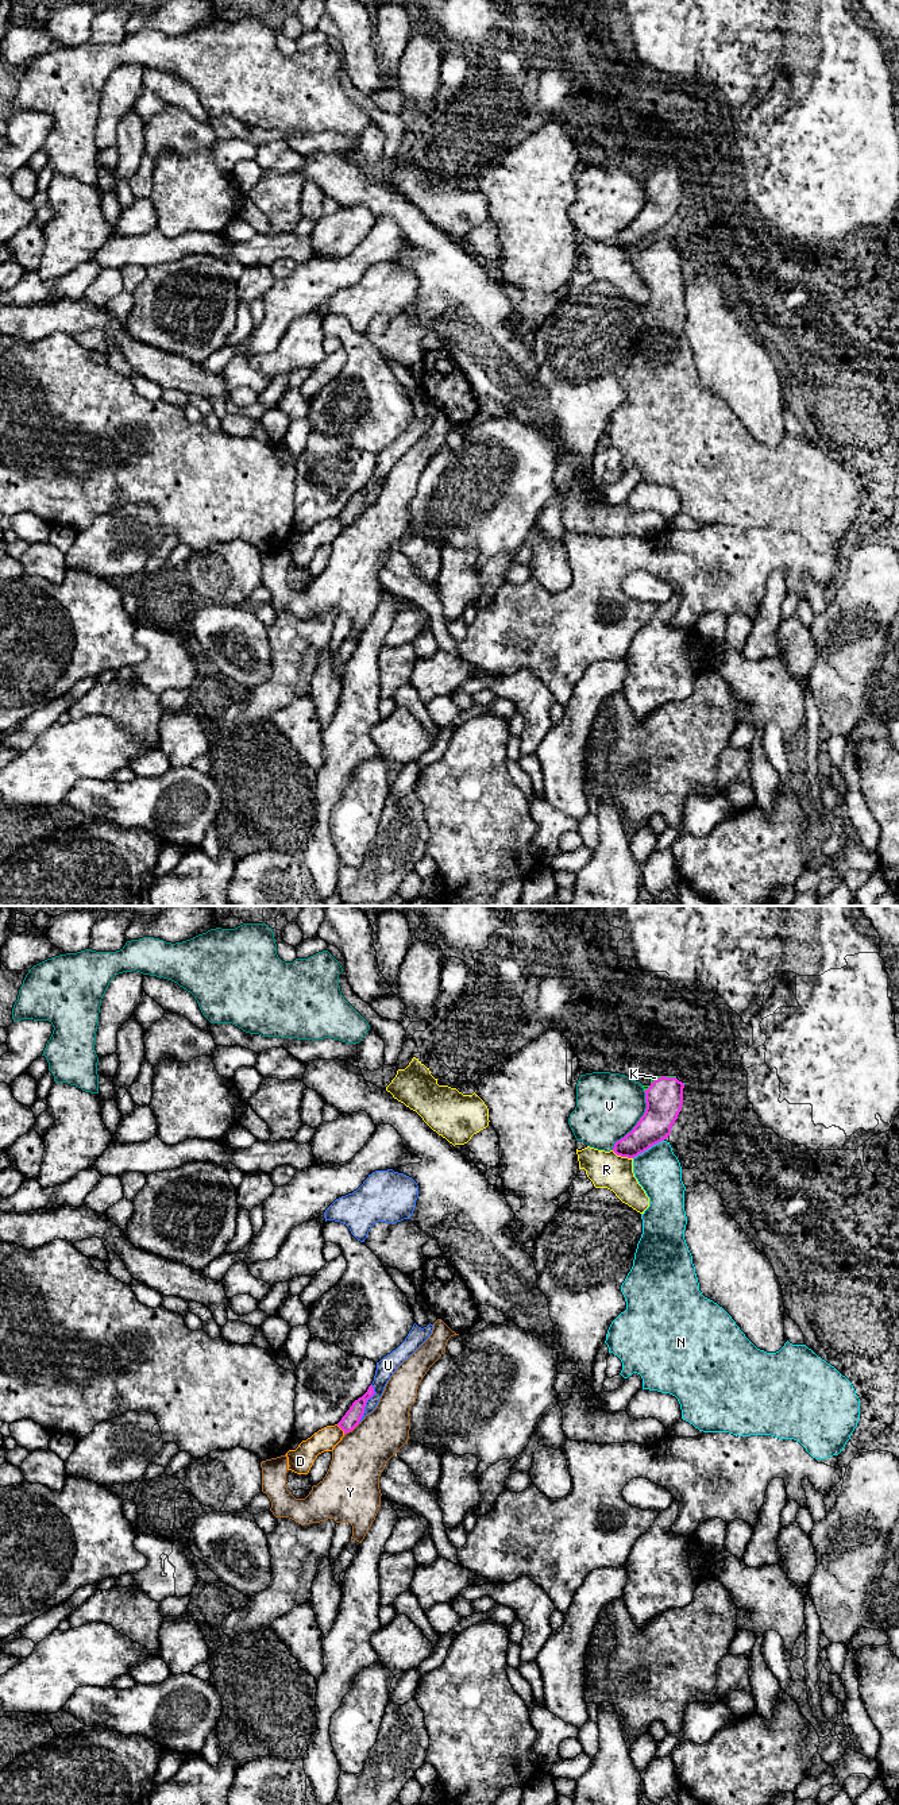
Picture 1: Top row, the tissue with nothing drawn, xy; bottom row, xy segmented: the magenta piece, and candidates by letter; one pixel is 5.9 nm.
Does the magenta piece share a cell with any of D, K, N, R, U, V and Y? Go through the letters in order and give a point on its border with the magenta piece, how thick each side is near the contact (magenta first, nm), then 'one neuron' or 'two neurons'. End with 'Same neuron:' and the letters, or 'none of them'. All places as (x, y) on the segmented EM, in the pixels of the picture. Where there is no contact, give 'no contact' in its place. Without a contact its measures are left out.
D: contact xy (340, 1427); calibres 100 and 140 nm; two neurons
K: contact xy (656, 1079); calibres 220 and 20 nm; one neuron
N: contact xy (648, 1148); calibres 200 and 280 nm; two neurons
R: contact xy (622, 1156); calibres 190 and 220 nm; two neurons
U: contact xy (366, 1402); calibres 100 and 110 nm; two neurons
V: contact xy (637, 1122); calibres 220 and 380 nm; two neurons
Y: contact xy (351, 1430); calibres 100 and 320 nm; two neurons
Same neuron: K

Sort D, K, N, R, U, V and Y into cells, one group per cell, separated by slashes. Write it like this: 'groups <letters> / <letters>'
groups D U / K / N / R / V / Y

